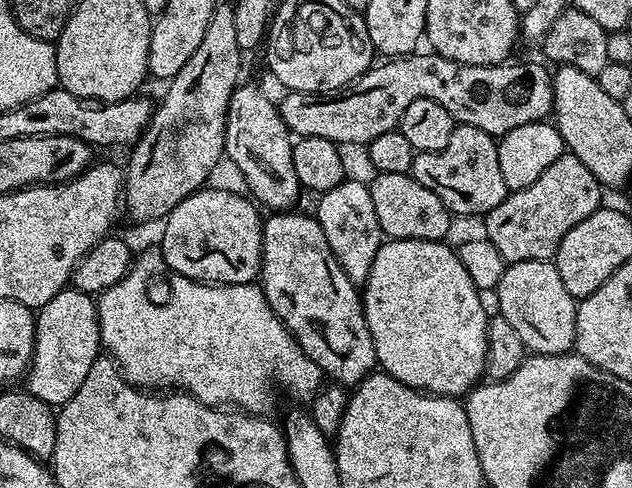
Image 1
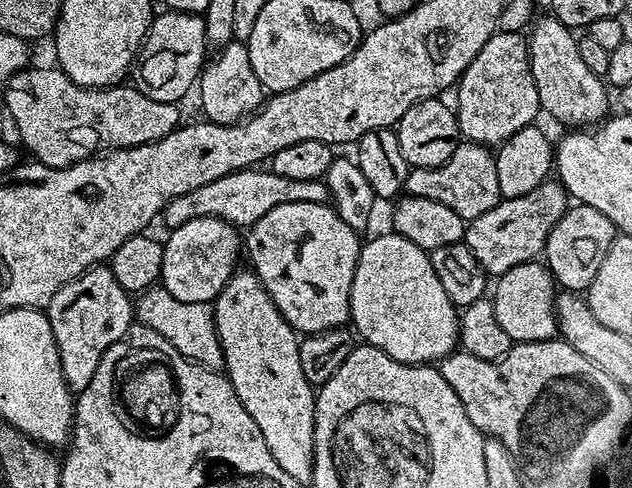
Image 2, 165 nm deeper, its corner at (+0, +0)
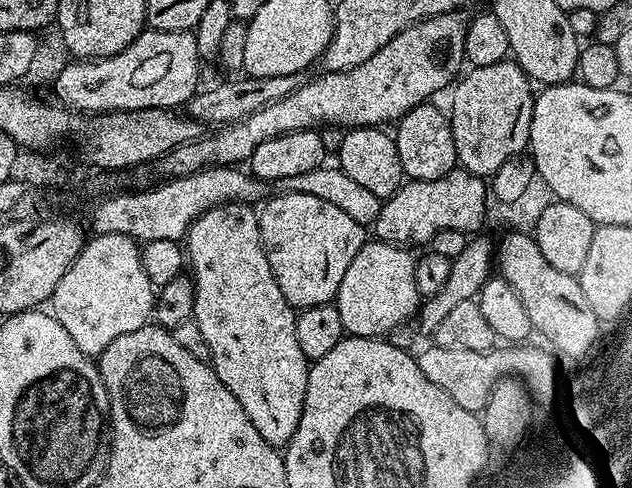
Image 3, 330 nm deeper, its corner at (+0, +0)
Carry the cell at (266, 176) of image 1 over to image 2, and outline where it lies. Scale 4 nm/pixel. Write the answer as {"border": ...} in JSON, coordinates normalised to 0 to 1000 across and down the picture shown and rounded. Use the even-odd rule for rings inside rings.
{"border":[[[369,86],[347,100],[342,115],[324,129],[313,166],[316,213],[323,219],[324,248],[339,254],[375,254],[391,246],[400,232],[411,227],[411,215],[421,203],[421,182],[408,168],[402,135],[396,135],[396,111],[391,88]]]}

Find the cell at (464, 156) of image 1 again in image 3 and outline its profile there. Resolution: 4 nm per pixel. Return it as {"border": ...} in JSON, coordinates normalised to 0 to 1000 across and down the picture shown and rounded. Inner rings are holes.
{"border":[[[720,342],[699,365],[685,369],[646,369],[633,387],[603,416],[592,461],[593,490],[614,500],[653,504],[682,502],[684,490],[699,471],[725,471],[753,480],[766,459],[772,434],[775,385],[767,363],[744,357],[731,342]]]}

